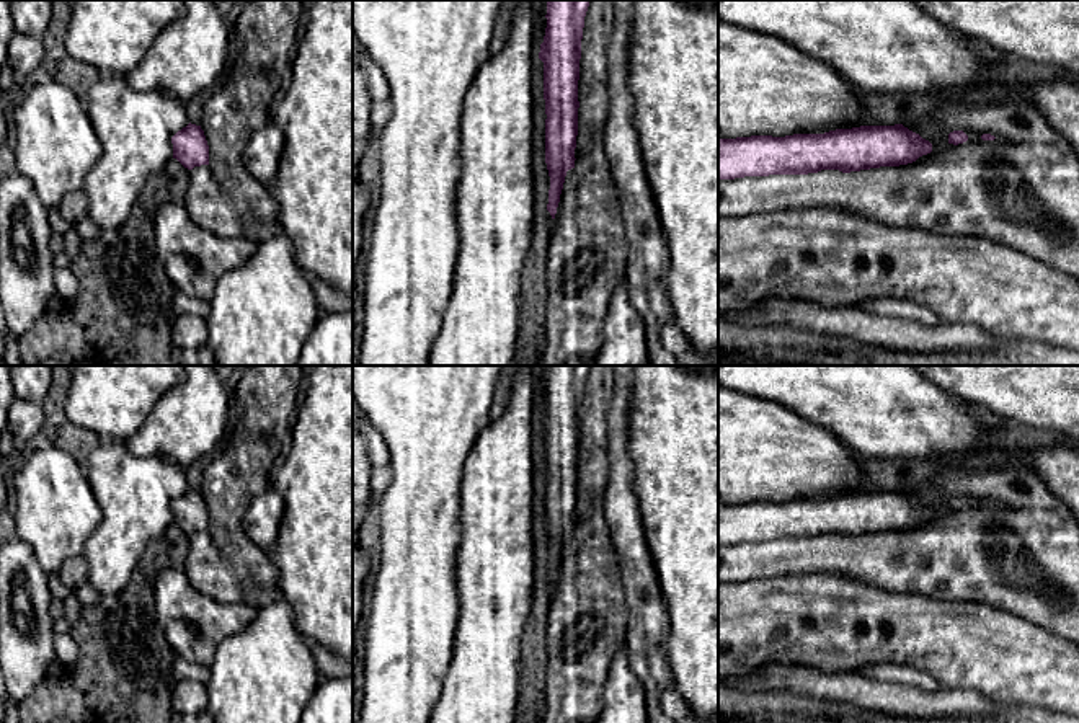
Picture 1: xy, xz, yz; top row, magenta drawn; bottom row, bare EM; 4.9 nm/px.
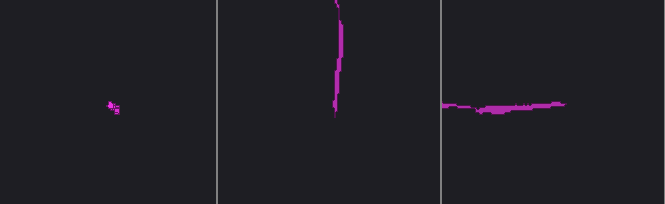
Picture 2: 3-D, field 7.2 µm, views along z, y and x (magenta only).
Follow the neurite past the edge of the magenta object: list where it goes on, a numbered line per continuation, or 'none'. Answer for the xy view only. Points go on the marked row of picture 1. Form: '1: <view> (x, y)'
none

